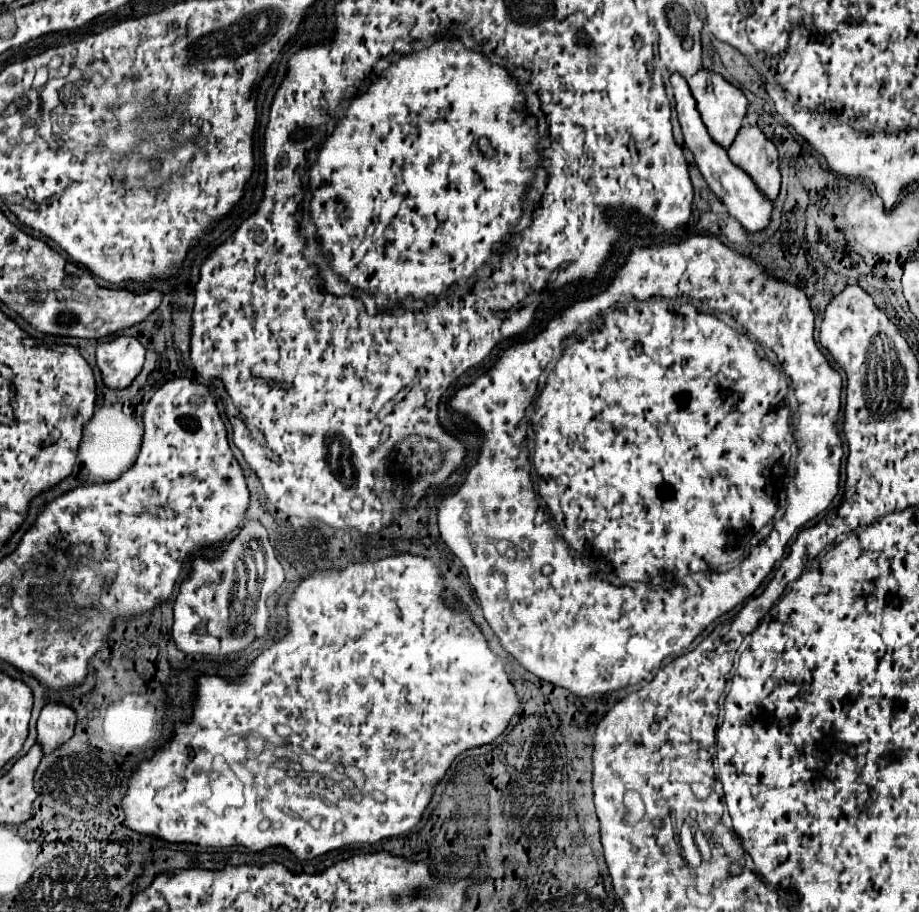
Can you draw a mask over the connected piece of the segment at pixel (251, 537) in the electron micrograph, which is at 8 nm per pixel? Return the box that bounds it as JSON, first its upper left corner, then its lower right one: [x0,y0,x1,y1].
[173,520,283,656]

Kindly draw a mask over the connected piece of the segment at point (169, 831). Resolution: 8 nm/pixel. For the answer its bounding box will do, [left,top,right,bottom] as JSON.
[121,552,521,860]

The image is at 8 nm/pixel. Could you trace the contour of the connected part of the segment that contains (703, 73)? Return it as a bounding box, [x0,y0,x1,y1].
[687,68,747,148]

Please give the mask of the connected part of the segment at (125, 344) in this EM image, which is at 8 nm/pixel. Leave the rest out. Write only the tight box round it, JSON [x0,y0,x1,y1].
[97,336,145,390]

